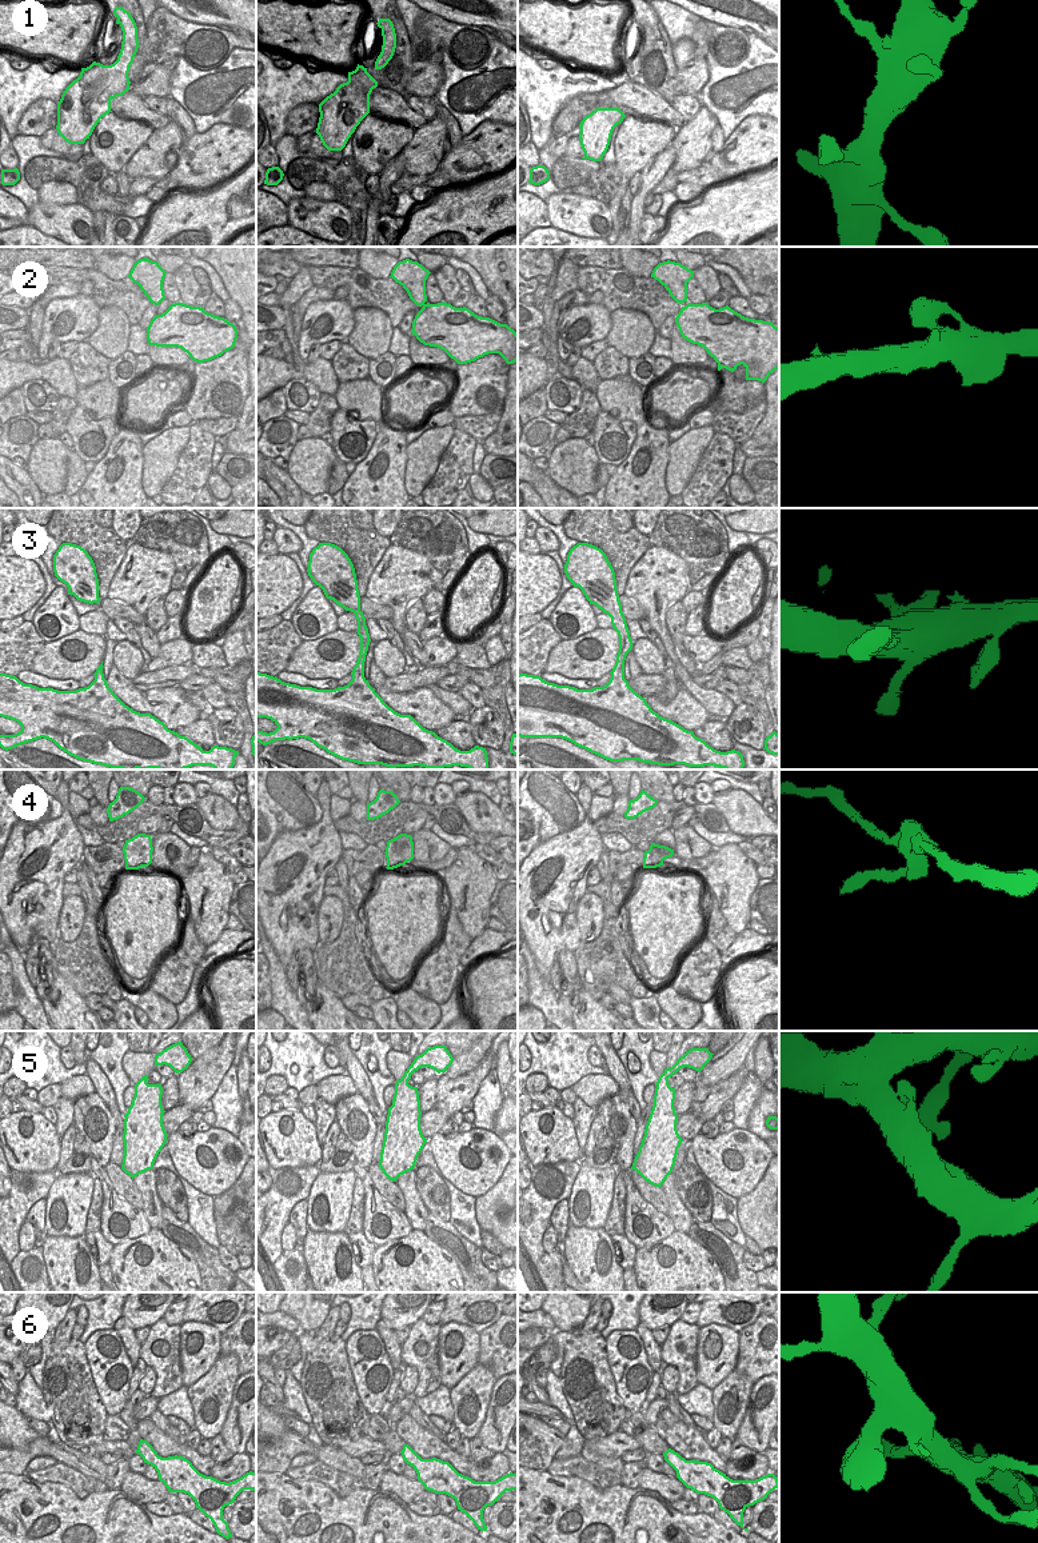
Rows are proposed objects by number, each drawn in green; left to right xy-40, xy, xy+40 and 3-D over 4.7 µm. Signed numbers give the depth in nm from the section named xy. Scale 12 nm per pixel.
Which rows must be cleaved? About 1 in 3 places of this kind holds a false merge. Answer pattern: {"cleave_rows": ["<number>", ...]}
{"cleave_rows": ["4"]}

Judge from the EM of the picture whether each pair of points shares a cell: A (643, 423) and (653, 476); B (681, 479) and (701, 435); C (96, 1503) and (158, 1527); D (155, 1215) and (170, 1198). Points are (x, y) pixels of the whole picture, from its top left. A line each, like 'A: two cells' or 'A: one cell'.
A: one cell
B: one cell
C: one cell
D: two cells

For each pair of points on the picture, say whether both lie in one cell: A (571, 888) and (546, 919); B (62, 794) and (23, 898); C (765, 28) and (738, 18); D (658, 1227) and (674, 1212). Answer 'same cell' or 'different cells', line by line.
A: same cell
B: same cell
C: same cell
D: different cells

